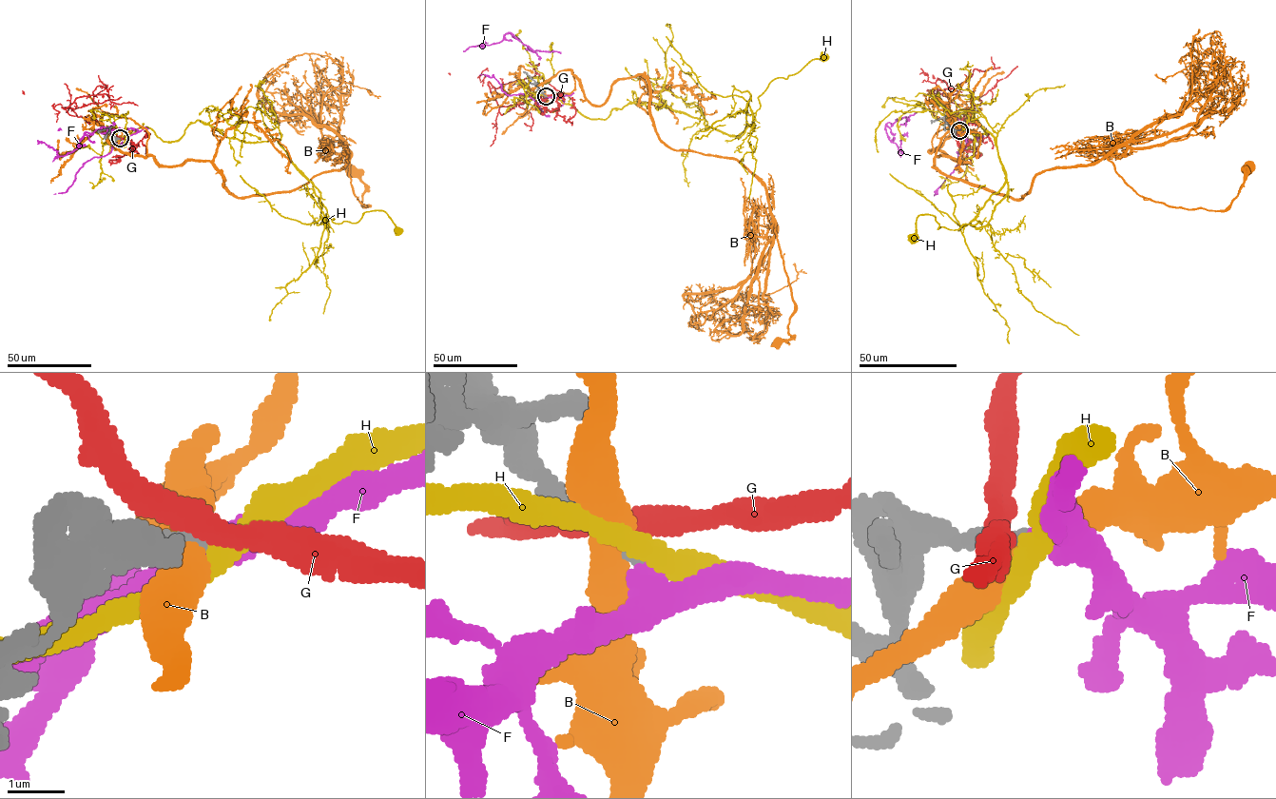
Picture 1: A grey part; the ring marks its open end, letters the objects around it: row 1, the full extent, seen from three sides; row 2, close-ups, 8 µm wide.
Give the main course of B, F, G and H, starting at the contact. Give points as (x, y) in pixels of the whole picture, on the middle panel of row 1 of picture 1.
B: (545, 95), (570, 70), (601, 106), (644, 75), (663, 142), (734, 158), (759, 181), (794, 303), (778, 341)
F: (546, 96), (539, 56), (510, 32), (499, 42), (478, 46), (479, 74)
G: (545, 95), (515, 105), (502, 114), (488, 82), (498, 87), (518, 79), (540, 76), (564, 98)
H: (546, 96), (589, 119), (661, 104), (738, 135), (772, 81), (824, 55)

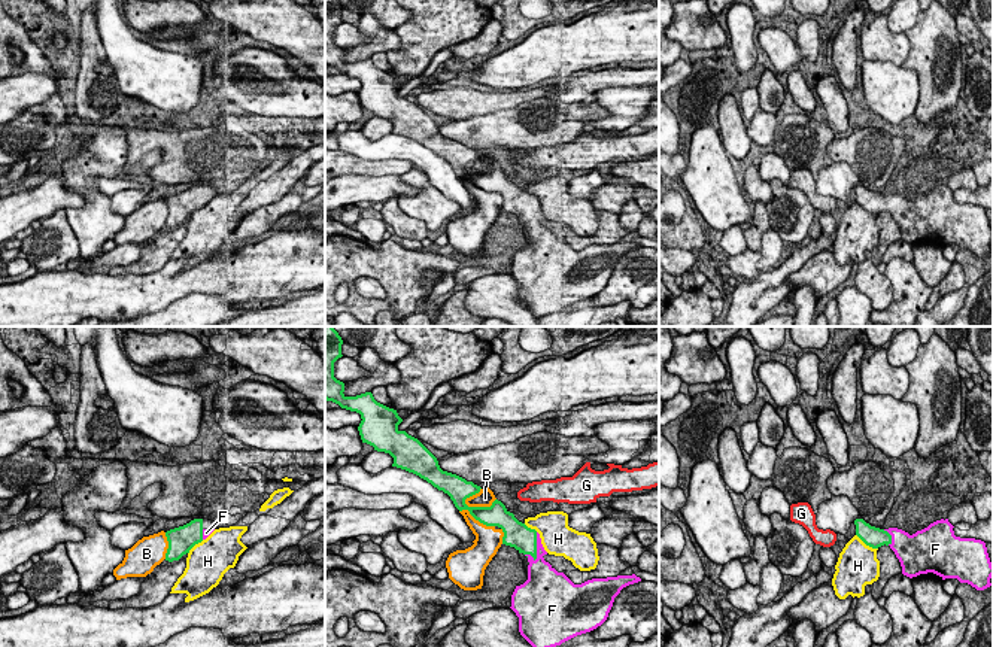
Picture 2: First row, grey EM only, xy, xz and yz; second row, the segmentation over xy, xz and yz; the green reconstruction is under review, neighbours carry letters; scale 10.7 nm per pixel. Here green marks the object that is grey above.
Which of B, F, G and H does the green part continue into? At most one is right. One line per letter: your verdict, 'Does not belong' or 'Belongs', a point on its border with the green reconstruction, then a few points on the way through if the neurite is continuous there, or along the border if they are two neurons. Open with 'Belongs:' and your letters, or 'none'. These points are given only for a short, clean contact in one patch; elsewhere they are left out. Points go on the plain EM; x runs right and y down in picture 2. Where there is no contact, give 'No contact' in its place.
Belongs: F
B: Does not belong. Touches green at xz (467, 175)
F: Belongs. Touches green at xz (536, 213)
G: Does not belong. No contact
H: Does not belong. Touches green at yz (867, 210). Boundary: yz (856, 200), (867, 210), (877, 215)

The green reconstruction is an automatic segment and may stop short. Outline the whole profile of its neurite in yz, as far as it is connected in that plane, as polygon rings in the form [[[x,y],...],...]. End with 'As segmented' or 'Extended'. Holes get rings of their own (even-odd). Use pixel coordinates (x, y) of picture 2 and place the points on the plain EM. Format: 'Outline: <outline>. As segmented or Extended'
Outline: [[[856,185],[854,191],[856,201],[866,212],[889,212],[901,228],[902,240],[910,244],[933,239],[942,246],[957,244],[977,256],[992,252],[993,231],[986,209],[956,203],[948,185],[936,186],[912,201],[898,194],[880,195],[863,185]]]. Extended

